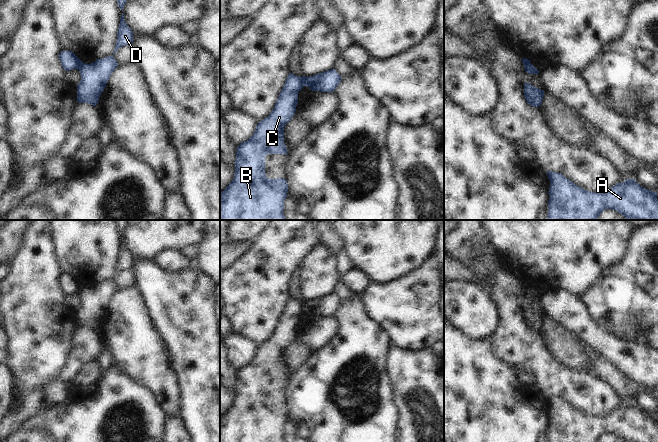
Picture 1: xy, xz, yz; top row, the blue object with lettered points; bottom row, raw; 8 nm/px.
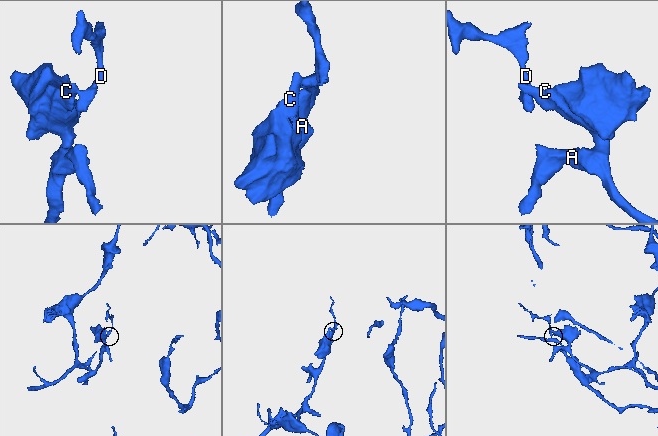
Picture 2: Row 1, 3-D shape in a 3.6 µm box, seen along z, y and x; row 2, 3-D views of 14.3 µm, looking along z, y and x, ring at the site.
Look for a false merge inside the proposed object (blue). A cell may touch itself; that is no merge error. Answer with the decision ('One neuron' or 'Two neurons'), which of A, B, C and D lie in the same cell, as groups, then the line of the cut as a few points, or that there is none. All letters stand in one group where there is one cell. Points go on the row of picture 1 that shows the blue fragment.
Two neurons. Groups: A B C / D. Split along xz (302, 76), (303, 85).

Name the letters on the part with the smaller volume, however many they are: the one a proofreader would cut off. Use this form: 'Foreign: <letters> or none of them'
Foreign: D

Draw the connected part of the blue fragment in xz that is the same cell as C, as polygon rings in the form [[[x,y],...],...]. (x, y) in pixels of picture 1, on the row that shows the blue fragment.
[[[289,73],[274,109],[268,117],[258,122],[254,134],[237,147],[234,178],[225,190],[220,192],[220,220],[285,220],[283,209],[288,192],[287,180],[266,177],[265,156],[287,155],[284,127],[295,114],[298,92],[302,88],[303,76]]]

